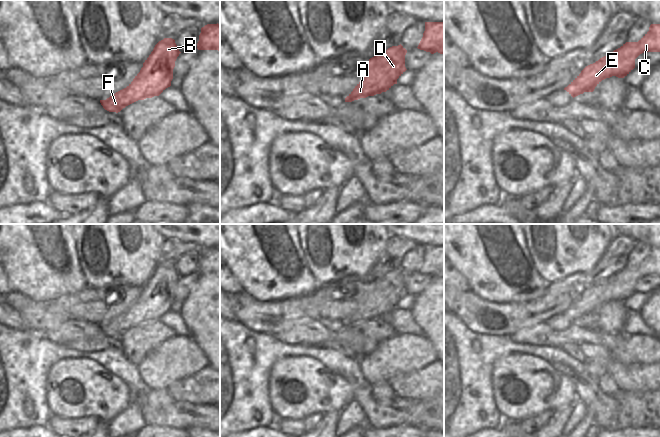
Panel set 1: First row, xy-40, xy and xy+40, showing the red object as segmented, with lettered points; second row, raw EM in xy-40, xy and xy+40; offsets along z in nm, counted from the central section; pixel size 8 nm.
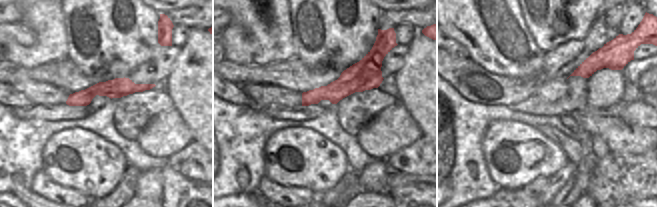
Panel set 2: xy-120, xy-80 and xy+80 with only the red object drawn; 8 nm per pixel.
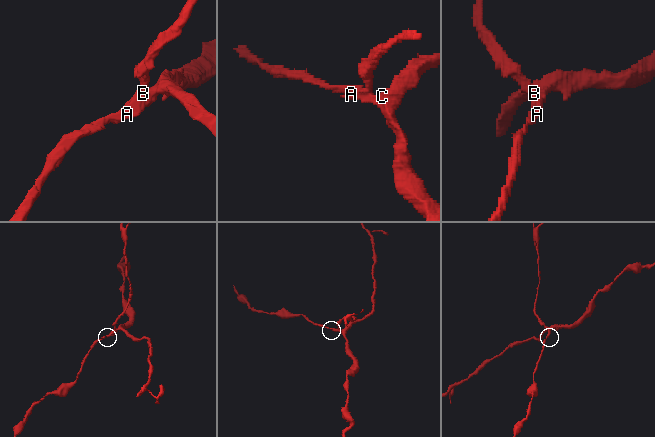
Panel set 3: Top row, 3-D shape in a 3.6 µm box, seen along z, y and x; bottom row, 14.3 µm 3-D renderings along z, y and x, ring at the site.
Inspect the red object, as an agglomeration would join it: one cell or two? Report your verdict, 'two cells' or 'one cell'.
two cells

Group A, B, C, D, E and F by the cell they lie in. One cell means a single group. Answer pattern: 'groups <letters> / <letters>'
groups A B D F / C E

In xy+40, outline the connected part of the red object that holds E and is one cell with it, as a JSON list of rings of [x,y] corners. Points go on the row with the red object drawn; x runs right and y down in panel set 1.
[[[651,24],[649,31],[638,42],[626,42],[611,52],[606,62],[586,66],[564,90],[574,98],[584,92],[593,92],[595,87],[606,78],[612,76],[624,78],[635,68],[635,59],[644,52],[660,52],[660,24]]]

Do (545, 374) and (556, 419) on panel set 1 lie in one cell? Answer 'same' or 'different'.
different

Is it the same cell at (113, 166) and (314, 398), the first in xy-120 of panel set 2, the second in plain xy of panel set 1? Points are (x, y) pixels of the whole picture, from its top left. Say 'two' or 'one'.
one

